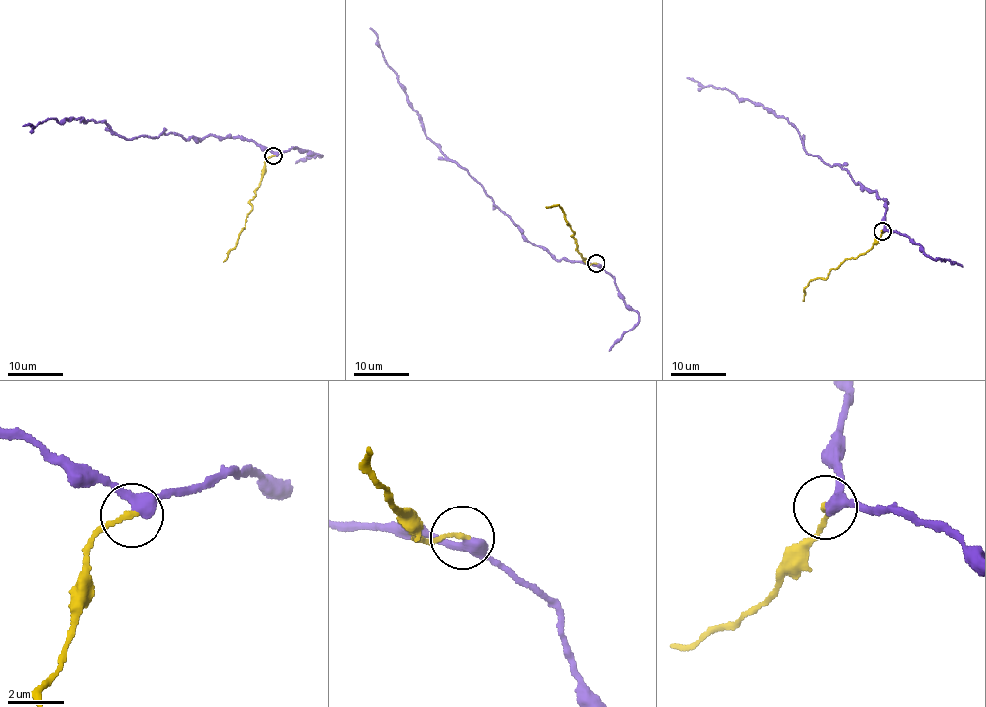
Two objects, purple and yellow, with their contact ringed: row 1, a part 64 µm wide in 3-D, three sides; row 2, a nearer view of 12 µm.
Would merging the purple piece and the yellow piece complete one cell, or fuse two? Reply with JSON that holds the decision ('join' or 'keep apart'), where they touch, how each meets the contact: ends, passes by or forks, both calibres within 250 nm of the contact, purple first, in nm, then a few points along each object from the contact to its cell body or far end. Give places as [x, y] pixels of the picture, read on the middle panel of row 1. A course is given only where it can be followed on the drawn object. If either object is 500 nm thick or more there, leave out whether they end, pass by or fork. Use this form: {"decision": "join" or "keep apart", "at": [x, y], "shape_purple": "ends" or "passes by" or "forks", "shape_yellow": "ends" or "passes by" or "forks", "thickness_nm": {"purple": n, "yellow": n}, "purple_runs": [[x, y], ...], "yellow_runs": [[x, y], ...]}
{"decision": "keep apart", "at": [596, 263], "shape_purple": "passes by", "shape_yellow": "ends", "thickness_nm": {"purple": 360, "yellow": 160}, "purple_runs": [[596, 264], [555, 259], [534, 245], [473, 179], [448, 159], [427, 138], [370, 27]], "yellow_runs": [[596, 264], [587, 264], [582, 256], [574, 232], [566, 222], [563, 209], [558, 204], [545, 207]]}

